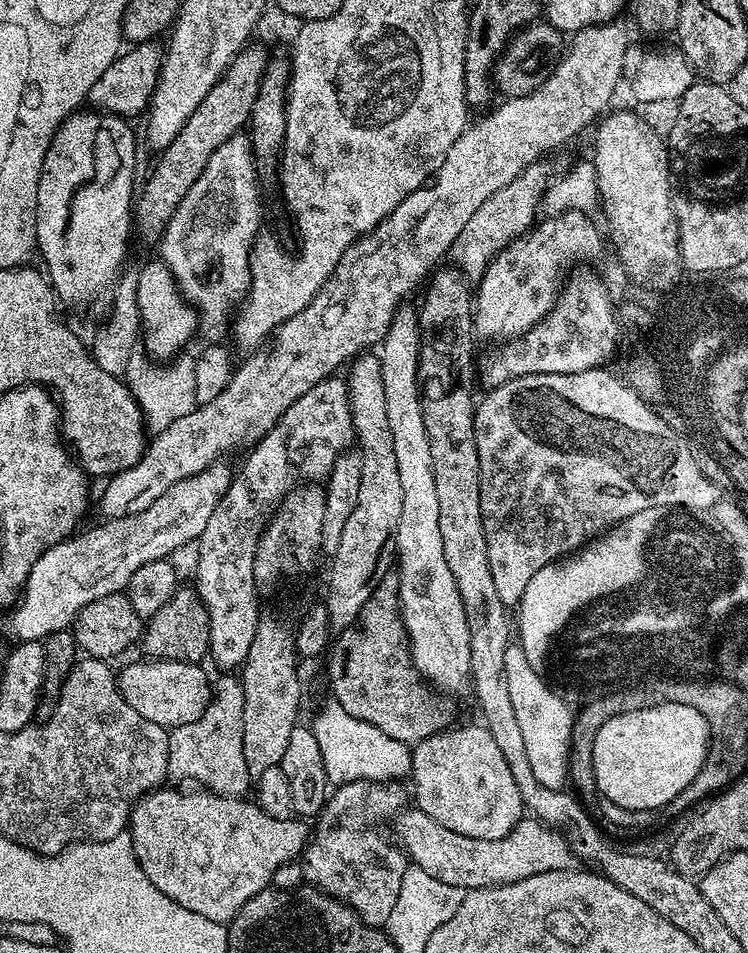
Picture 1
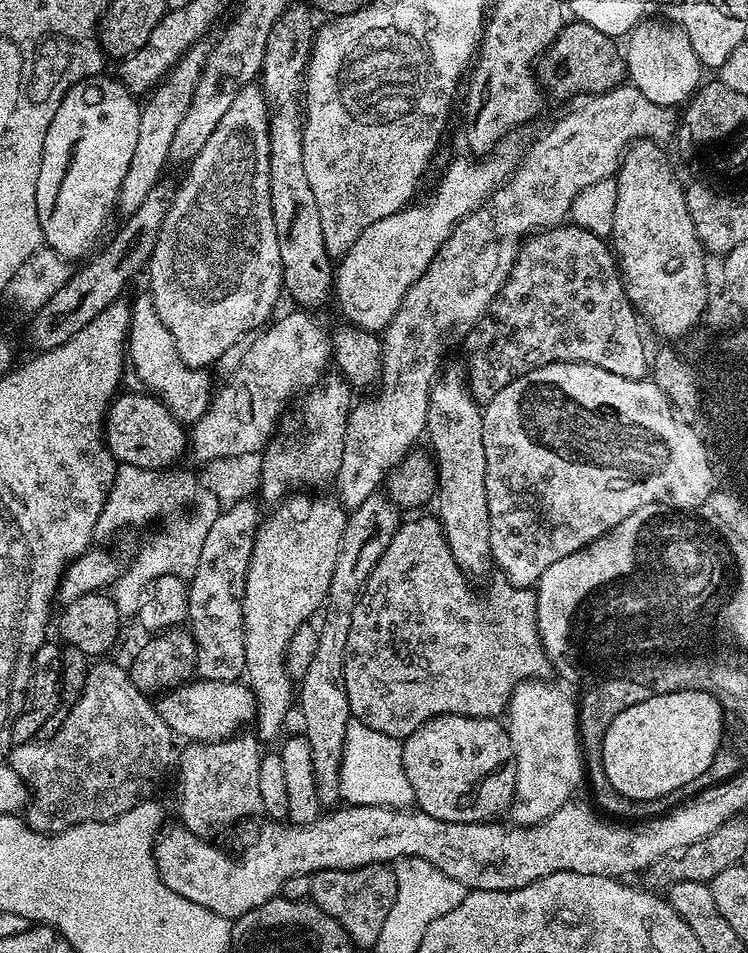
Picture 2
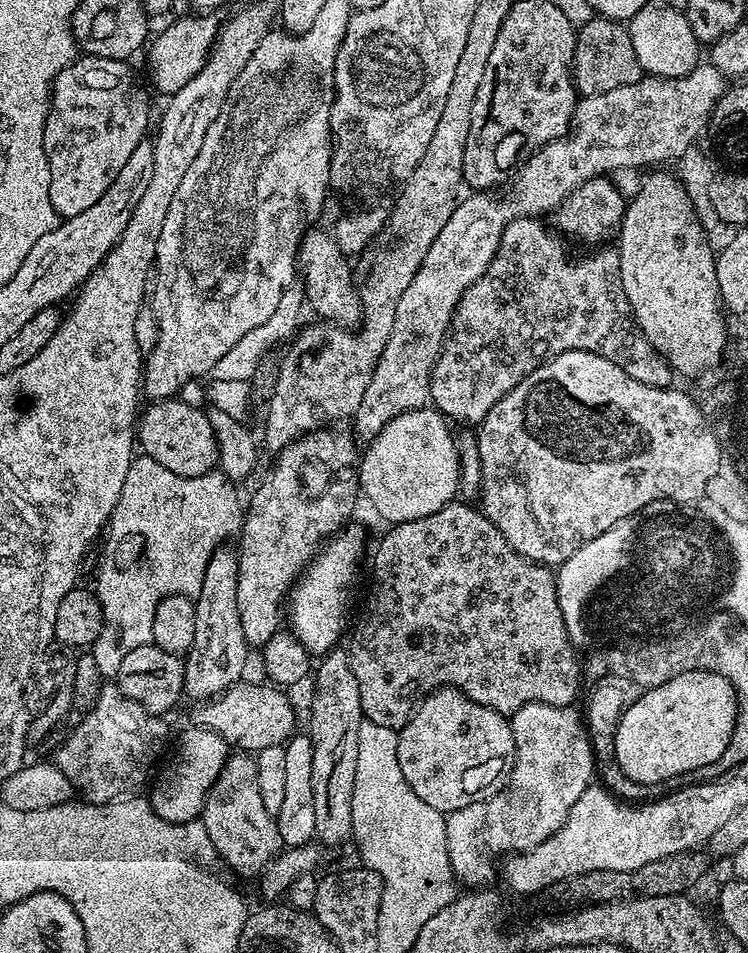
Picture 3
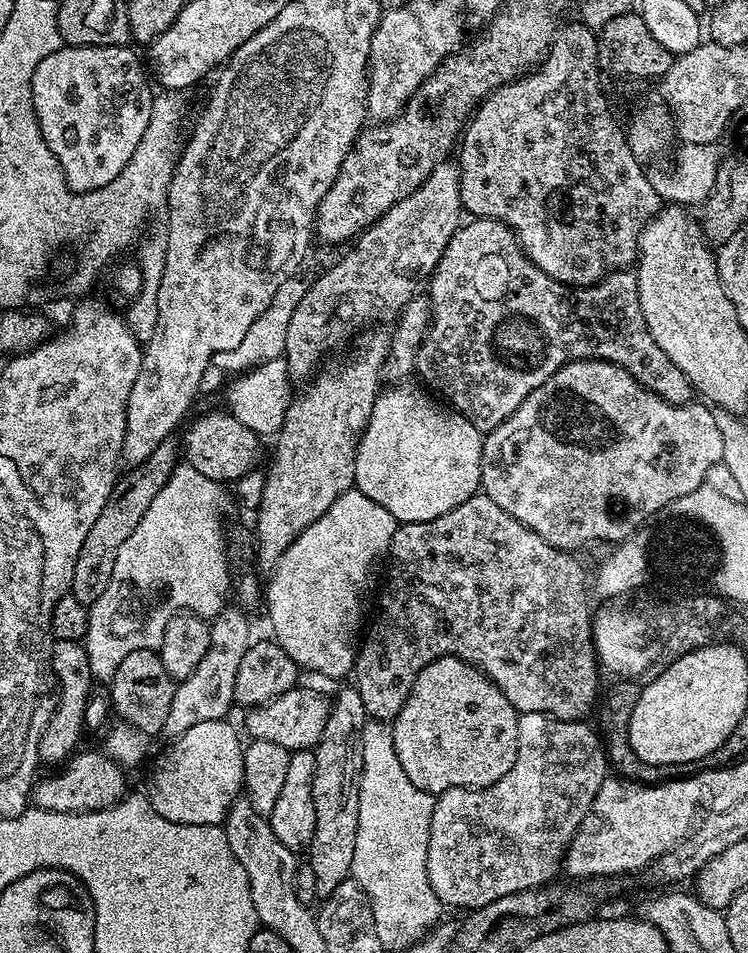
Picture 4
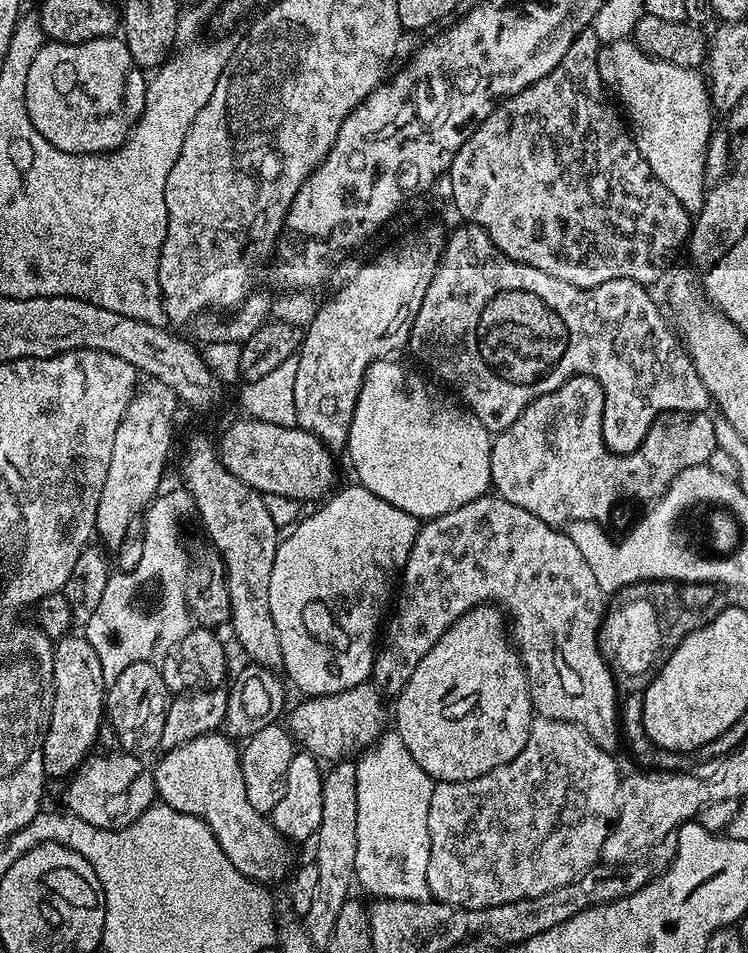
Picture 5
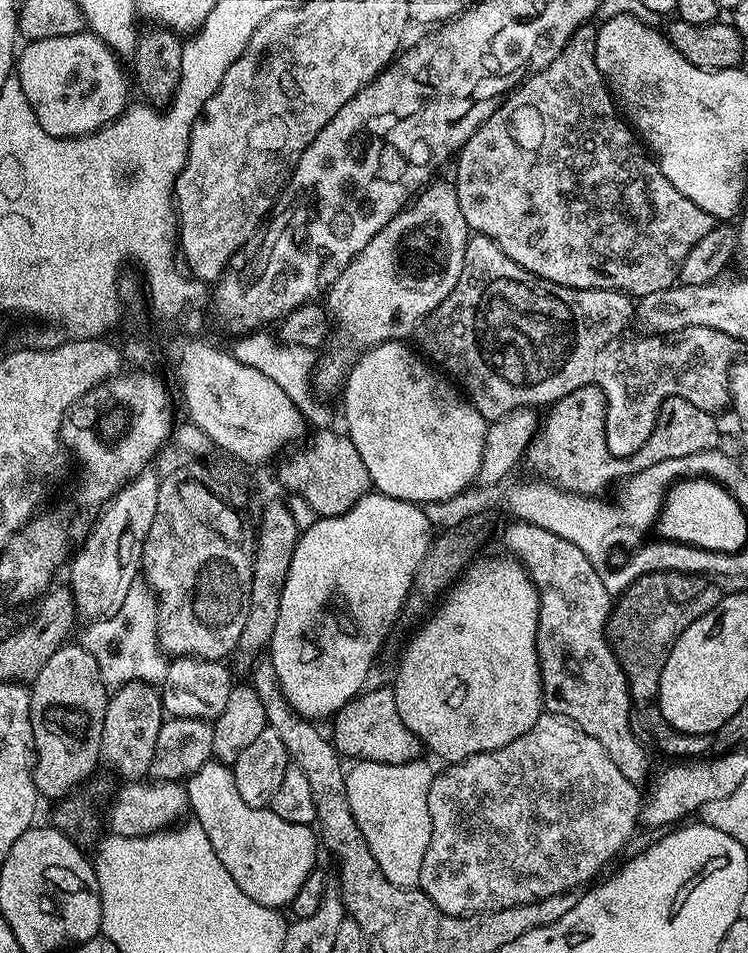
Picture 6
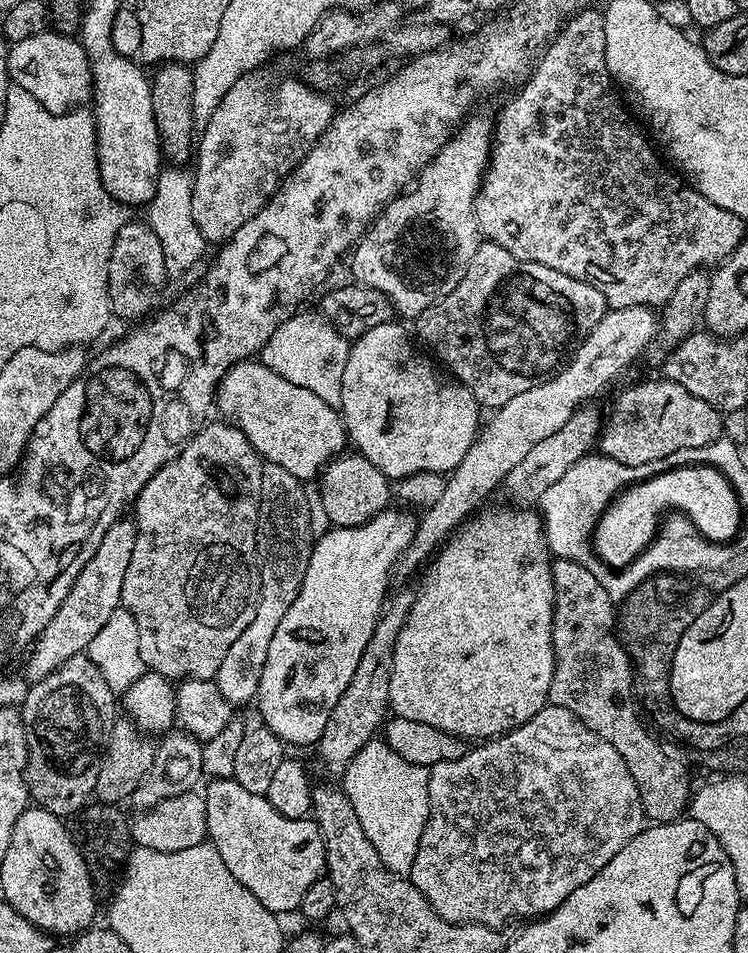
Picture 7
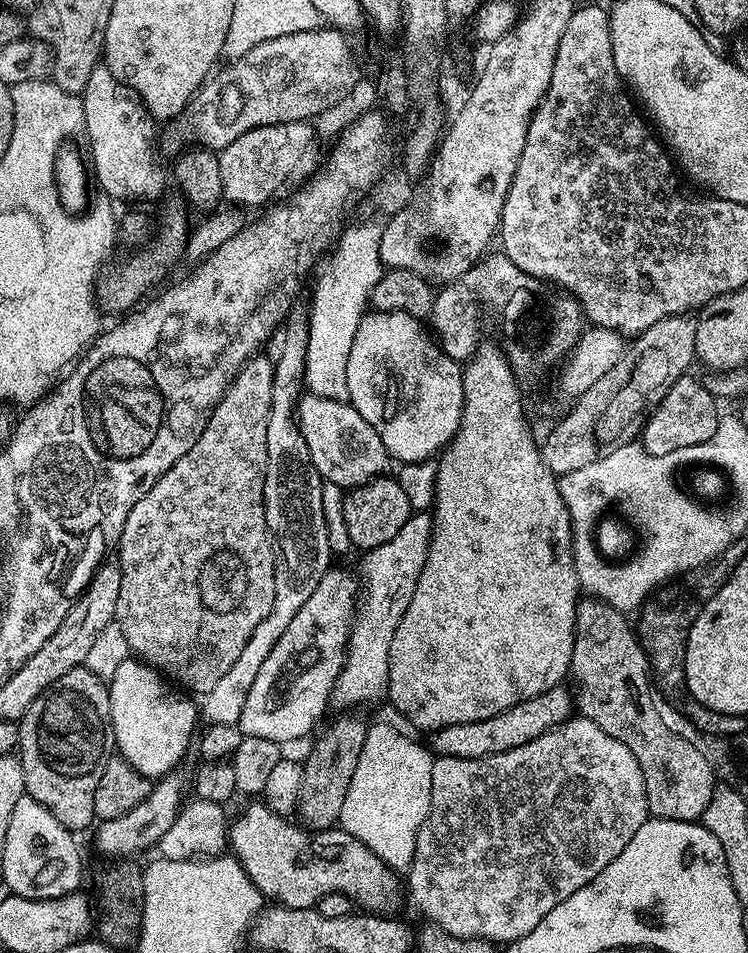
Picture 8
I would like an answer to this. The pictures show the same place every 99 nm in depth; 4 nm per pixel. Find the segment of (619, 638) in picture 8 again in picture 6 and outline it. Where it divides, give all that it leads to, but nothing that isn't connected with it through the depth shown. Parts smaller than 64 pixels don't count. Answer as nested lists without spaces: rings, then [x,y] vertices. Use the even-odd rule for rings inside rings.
[[[512,522],[504,532],[504,544],[515,559],[528,570],[540,596],[536,649],[540,659],[540,677],[544,712],[563,716],[590,734],[610,754],[610,762],[626,774],[634,785],[643,785],[648,776],[648,756],[628,724],[630,697],[628,683],[620,663],[608,645],[608,614],[613,593],[602,586],[598,570],[566,538],[523,522]]]

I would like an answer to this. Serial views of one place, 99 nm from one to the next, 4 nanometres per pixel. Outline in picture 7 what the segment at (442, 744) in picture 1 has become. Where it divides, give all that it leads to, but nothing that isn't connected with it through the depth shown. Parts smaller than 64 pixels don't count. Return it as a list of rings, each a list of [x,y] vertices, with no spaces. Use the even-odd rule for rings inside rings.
[[[515,506],[496,508],[493,512],[481,511],[464,521],[442,547],[431,557],[420,588],[415,589],[413,608],[394,643],[393,669],[390,671],[389,705],[391,711],[414,722],[426,722],[426,726],[438,726],[446,734],[463,736],[469,742],[483,742],[530,722],[549,703],[548,691],[554,678],[556,655],[552,641],[552,619],[556,614],[556,591],[552,581],[552,562],[548,539],[544,536],[544,522],[536,510],[521,510]]]

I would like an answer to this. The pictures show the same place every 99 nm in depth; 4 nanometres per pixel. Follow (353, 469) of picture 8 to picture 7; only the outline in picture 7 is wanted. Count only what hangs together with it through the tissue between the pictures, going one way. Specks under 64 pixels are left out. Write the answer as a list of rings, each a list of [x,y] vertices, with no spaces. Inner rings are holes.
[[[255,359],[235,364],[220,380],[215,407],[225,421],[242,429],[256,453],[269,464],[290,470],[294,478],[315,481],[324,465],[335,460],[349,443],[344,417],[333,405],[322,402],[318,394],[286,382],[282,374]]]

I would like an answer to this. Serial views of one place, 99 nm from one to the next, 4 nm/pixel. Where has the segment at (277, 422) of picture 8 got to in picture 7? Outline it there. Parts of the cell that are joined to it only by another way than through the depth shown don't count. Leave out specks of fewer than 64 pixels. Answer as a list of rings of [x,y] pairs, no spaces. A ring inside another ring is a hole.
[[[265,463],[260,469],[256,518],[256,555],[262,558],[260,597],[254,622],[250,622],[250,626],[246,626],[246,630],[242,630],[241,636],[235,640],[234,646],[230,646],[214,678],[222,698],[230,705],[251,705],[255,701],[274,630],[278,630],[286,610],[294,606],[294,598],[298,598],[298,590],[306,578],[306,566],[310,566],[314,543],[314,519],[308,509],[308,492],[304,488],[307,488],[305,481],[294,478],[290,470],[282,470],[277,464]]]

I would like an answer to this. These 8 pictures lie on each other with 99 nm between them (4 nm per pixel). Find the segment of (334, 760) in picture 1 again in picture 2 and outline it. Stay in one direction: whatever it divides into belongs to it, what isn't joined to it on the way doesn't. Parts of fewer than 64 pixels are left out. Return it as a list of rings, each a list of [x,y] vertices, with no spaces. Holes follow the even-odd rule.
[[[360,720],[346,726],[346,742],[340,767],[340,800],[345,805],[381,804],[387,808],[407,808],[413,803],[410,778],[402,766],[403,743],[378,730],[370,730]]]

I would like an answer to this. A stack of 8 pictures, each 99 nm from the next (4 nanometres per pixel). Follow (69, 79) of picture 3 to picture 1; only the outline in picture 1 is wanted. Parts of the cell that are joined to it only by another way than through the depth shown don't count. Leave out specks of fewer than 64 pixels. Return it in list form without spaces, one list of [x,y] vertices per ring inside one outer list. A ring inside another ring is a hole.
[[[77,110],[61,122],[59,130],[54,134],[44,155],[42,174],[38,182],[38,198],[36,199],[36,247],[38,256],[44,259],[43,267],[46,269],[46,275],[59,303],[61,305],[69,304],[72,308],[85,308],[86,311],[103,317],[109,311],[113,288],[120,279],[121,269],[125,267],[124,255],[128,252],[128,236],[130,240],[134,232],[134,188],[132,192],[132,183],[136,180],[136,136],[132,133],[131,126],[128,125],[131,123],[125,117],[110,116],[99,110],[84,111]]]

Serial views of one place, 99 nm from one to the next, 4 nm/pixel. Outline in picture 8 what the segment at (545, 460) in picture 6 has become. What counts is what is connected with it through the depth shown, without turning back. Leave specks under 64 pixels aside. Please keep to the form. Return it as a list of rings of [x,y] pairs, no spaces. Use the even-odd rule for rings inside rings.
[[[686,374],[670,386],[666,398],[656,408],[653,408],[650,415],[645,419],[642,429],[643,451],[649,456],[661,456],[662,454],[674,454],[674,450],[682,450],[686,446],[698,446],[706,442],[706,438],[714,438],[714,430],[718,430],[718,422],[722,415],[721,409],[716,409],[717,397],[710,394],[708,388],[704,387],[699,379],[695,380],[692,374]]]

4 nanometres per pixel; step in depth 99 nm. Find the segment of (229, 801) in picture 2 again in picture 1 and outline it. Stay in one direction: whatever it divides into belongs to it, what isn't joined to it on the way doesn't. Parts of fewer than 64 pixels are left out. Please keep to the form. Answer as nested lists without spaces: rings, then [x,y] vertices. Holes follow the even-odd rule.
[[[224,674],[224,676],[219,681],[218,679],[215,681],[213,690],[212,690],[212,701],[208,703],[206,706],[206,710],[202,714],[202,718],[198,718],[198,722],[190,722],[186,726],[178,726],[177,728],[171,729],[168,733],[168,776],[171,779],[176,780],[193,780],[193,785],[203,786],[207,791],[213,792],[214,794],[218,794],[219,796],[238,796],[243,797],[245,795],[244,792],[249,791],[250,788],[250,777],[248,775],[248,767],[246,766],[246,754],[242,750],[242,710],[244,709],[244,686],[243,683],[239,679],[236,680],[235,675],[232,674]]]

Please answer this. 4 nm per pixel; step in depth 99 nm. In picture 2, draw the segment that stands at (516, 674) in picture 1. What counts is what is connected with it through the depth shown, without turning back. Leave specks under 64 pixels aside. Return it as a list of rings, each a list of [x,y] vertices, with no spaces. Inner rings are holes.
[[[544,678],[524,680],[512,692],[506,709],[506,727],[514,734],[516,750],[516,789],[510,805],[513,825],[540,824],[550,818],[554,810],[575,797],[572,795],[576,787],[581,787],[585,779],[580,728],[576,725],[578,704],[565,692],[547,684]]]

